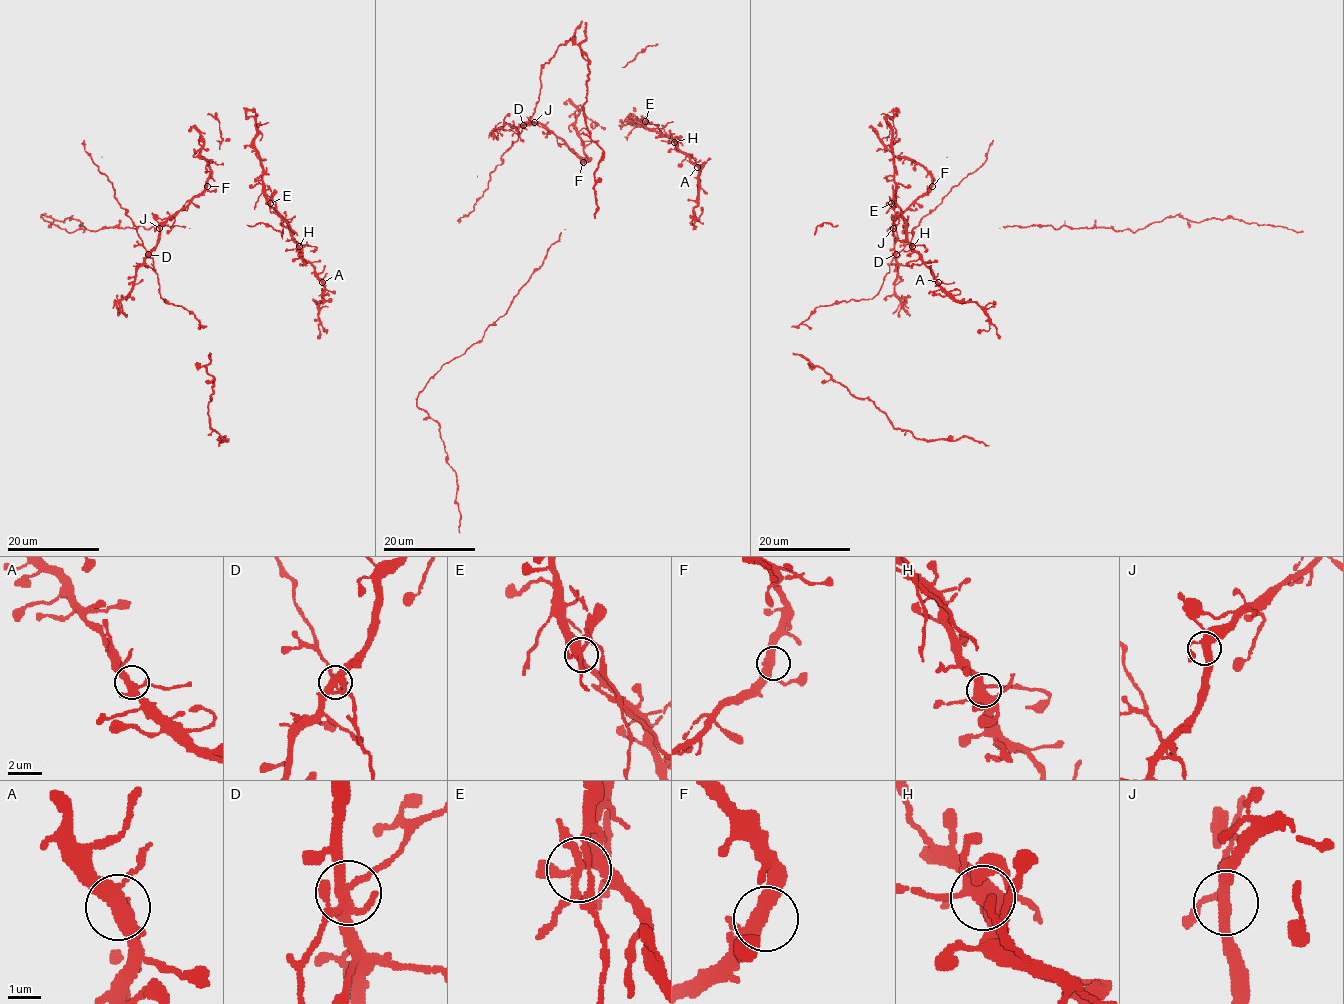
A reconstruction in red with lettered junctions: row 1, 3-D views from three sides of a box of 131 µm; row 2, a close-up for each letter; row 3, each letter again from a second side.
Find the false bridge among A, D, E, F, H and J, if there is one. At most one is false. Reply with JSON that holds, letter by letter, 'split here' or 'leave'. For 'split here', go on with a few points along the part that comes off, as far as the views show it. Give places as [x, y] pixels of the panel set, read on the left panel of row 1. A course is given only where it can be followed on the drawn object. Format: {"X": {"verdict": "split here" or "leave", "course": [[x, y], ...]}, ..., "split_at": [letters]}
{"A": {"verdict": "leave"}, "D": {"verdict": "split here"}, "E": {"verdict": "leave"}, "F": {"verdict": "leave"}, "H": {"verdict": "leave"}, "J": {"verdict": "leave"}, "split_at": ["D"]}

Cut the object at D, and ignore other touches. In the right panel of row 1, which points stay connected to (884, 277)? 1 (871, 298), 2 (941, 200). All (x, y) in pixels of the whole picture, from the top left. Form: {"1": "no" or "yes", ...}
{"1": "yes", "2": "yes"}

